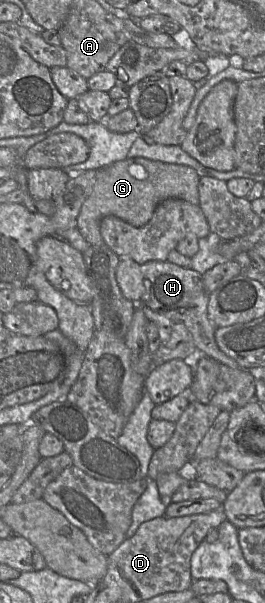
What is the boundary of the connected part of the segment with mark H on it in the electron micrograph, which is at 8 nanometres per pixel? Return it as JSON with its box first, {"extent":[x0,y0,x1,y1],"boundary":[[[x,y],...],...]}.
{"extent":[116,258,240,368],"boundary":[[[120,258],[116,268],[116,281],[126,299],[137,305],[147,306],[173,323],[182,323],[191,334],[198,354],[230,368],[240,368],[235,360],[225,355],[217,346],[214,336],[216,327],[207,315],[209,294],[204,290],[201,274],[168,261],[138,264],[130,258]]]}

